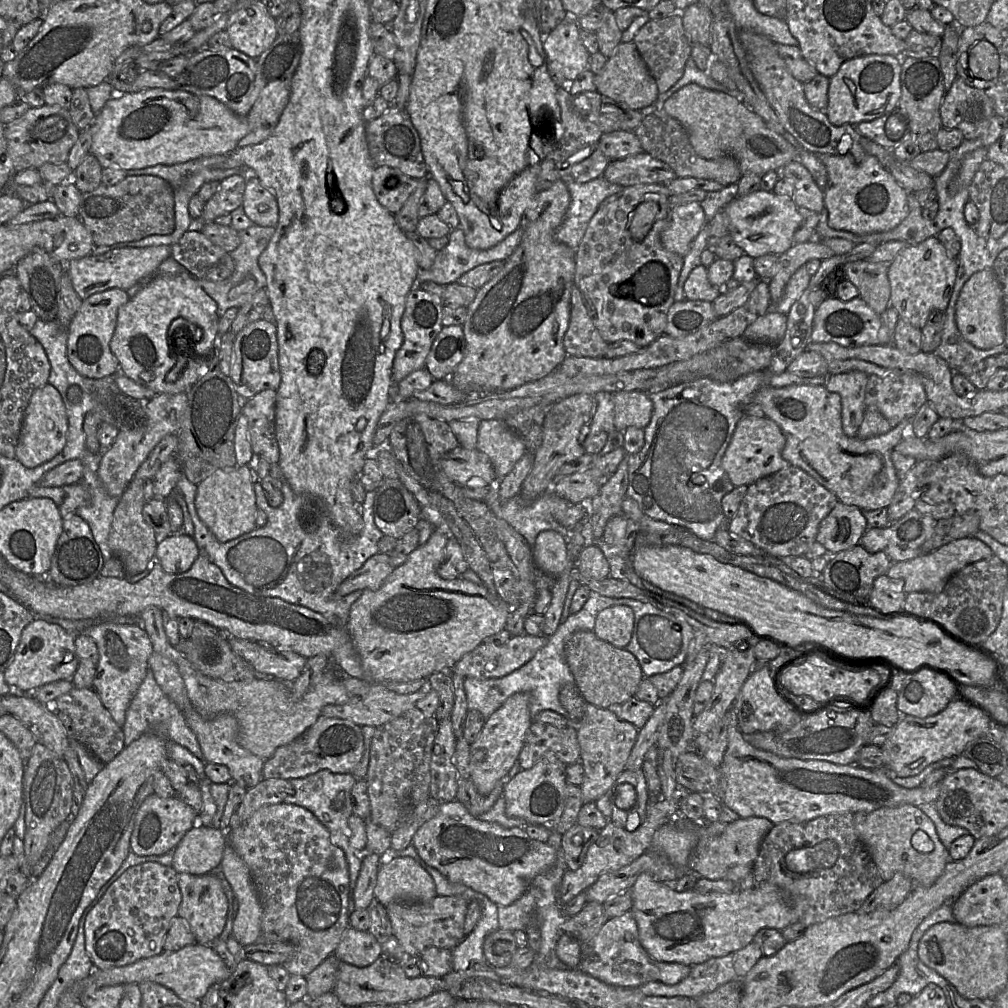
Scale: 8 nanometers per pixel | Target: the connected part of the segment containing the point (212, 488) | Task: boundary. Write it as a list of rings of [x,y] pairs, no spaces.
[[[250,467],[216,470],[197,485],[195,506],[200,519],[219,542],[228,542],[255,529],[258,507]]]

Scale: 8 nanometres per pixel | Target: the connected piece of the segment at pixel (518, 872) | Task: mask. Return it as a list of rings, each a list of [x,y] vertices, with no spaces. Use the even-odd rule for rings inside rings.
[[[457,800],[440,802],[438,813],[418,828],[411,845],[427,865],[438,870],[450,882],[484,894],[491,902],[500,906],[516,902],[529,888],[531,881],[537,875],[547,872],[557,861],[557,850],[552,844],[531,839],[518,827],[505,828],[493,822],[481,821],[473,817]]]

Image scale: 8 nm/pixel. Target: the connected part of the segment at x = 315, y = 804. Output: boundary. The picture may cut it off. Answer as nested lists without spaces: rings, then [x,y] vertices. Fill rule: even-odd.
[[[362,726],[362,729],[365,730],[364,752],[360,762],[353,769],[353,775],[351,773],[333,773],[329,770],[319,770],[318,772],[304,778],[290,779],[289,782],[293,788],[293,794],[286,796],[284,800],[285,803],[299,805],[313,813],[321,824],[323,824],[323,826],[325,826],[329,831],[331,843],[344,852],[348,862],[349,872],[349,912],[354,909],[352,892],[359,876],[362,863],[362,857],[359,852],[356,852],[350,846],[351,832],[348,826],[348,819],[352,815],[350,794],[356,779],[364,780],[366,777],[369,765],[370,745],[375,728],[376,727],[372,726]]]

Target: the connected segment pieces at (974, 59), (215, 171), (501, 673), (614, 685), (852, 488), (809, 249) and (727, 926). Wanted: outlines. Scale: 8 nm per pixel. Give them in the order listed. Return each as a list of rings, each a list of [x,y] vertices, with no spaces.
[[[987,40],[975,42],[968,50],[968,65],[973,76],[992,80],[999,73],[999,55],[995,46]]]
[[[214,155],[208,157],[200,157],[197,159],[192,159],[184,163],[178,163],[173,165],[163,165],[158,164],[155,166],[142,168],[142,169],[135,169],[135,170],[126,170],[127,176],[137,176],[137,175],[152,175],[158,176],[165,181],[167,181],[174,190],[174,198],[175,198],[175,230],[173,233],[169,235],[150,235],[138,241],[131,241],[131,242],[121,242],[111,246],[99,246],[94,247],[92,253],[90,255],[101,255],[106,252],[121,249],[121,248],[144,248],[144,247],[151,247],[151,246],[172,246],[175,244],[182,235],[189,230],[201,231],[203,226],[206,222],[202,219],[193,220],[189,214],[189,201],[191,197],[198,193],[200,187],[209,181],[217,180],[222,181],[223,179],[235,175],[235,174],[243,174],[246,178],[248,176],[255,176],[251,170],[246,169],[221,169],[221,163],[226,159],[226,155]]]
[[[519,635],[500,646],[480,644],[455,663],[451,672],[464,678],[501,678],[528,662],[546,645],[545,635]]]
[[[593,631],[574,632],[564,647],[565,659],[586,703],[611,708],[633,697],[644,674],[637,659],[626,649],[599,639]]]
[[[791,385],[782,388],[763,387],[754,396],[753,402],[760,405],[765,417],[776,422],[786,436],[782,457],[790,465],[801,468],[826,489],[830,490],[840,502],[858,507],[861,510],[887,508],[899,486],[900,480],[891,460],[894,447],[910,431],[911,420],[905,419],[889,432],[860,439],[848,437],[842,429],[841,397],[827,390],[825,385]]]
[[[817,239],[795,243],[789,250],[779,255],[777,266],[767,280],[771,308],[781,300],[787,283],[801,266],[813,259],[826,260],[833,256],[834,252]]]
[[[649,873],[638,876],[630,888],[631,911],[638,928],[638,939],[643,949],[655,960],[676,962],[689,966],[707,961],[712,957],[722,957],[735,953],[753,941],[762,928],[782,931],[786,926],[799,922],[795,909],[784,892],[770,883],[762,883],[748,890],[734,889],[729,893],[699,893],[695,890],[677,892],[669,885],[656,880]]]

